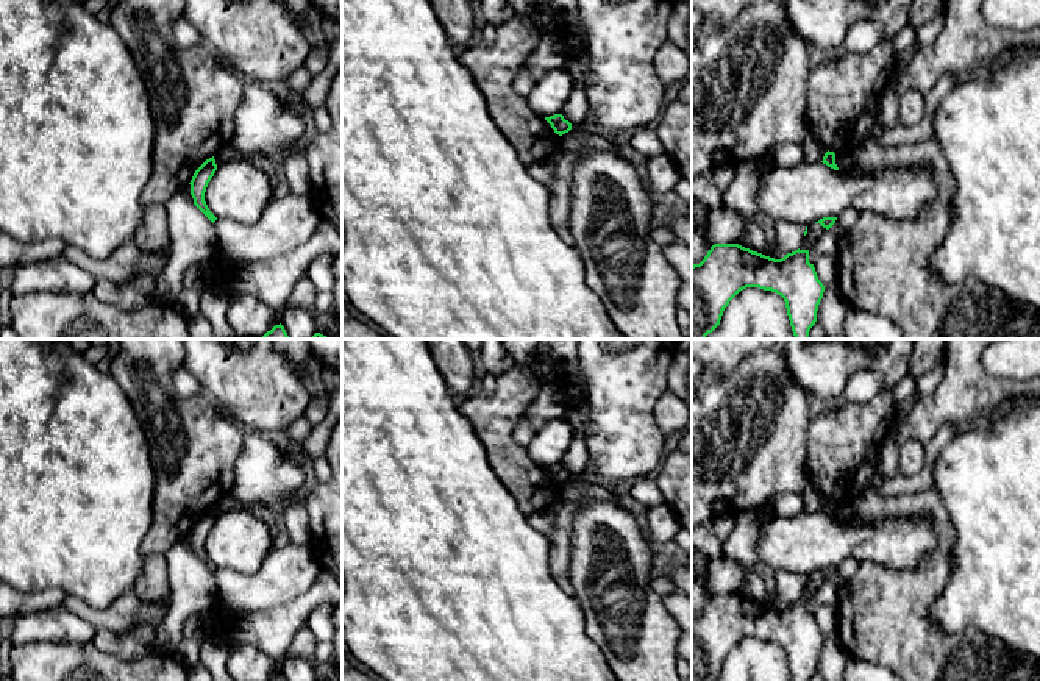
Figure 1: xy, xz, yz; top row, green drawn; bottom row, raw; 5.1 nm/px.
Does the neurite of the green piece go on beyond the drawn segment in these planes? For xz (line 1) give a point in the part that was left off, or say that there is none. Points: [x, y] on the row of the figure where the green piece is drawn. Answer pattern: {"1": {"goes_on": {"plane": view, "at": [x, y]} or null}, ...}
{"1": {"goes_on": null}}

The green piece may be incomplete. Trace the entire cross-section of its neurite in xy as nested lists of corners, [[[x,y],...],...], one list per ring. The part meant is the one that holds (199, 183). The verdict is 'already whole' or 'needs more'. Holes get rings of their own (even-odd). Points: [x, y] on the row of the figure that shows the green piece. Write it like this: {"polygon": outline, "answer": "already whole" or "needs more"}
{"polygon": [[[214,156],[206,159],[194,173],[191,180],[191,195],[194,198],[194,205],[214,223],[217,217],[209,211],[206,201],[205,201],[205,192],[208,187],[208,183],[214,176],[217,170],[217,164]]], "answer": "already whole"}

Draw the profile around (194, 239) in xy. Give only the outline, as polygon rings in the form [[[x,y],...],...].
[[[178,191],[164,203],[169,220],[169,261],[159,276],[150,283],[150,298],[173,305],[183,291],[183,275],[194,264],[208,266],[220,256],[214,223]]]

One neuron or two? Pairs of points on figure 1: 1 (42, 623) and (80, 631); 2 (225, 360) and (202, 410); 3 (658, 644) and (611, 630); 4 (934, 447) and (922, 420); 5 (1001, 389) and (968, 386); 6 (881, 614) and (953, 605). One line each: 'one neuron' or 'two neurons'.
1: one neuron
2: two neurons
3: one neuron
4: two neurons
5: one neuron
6: two neurons

